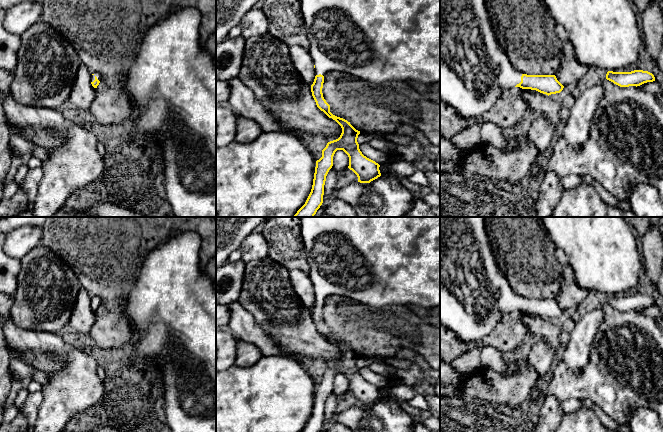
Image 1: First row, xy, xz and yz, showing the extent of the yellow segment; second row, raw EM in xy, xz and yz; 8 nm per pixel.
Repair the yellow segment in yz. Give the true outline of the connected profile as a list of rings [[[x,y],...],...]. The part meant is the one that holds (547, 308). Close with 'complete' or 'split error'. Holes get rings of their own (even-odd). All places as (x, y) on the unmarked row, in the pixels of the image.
[[[440,217],[440,226],[452,218],[463,219],[471,228],[480,263],[475,268],[465,265],[450,283],[440,281],[441,326],[453,331],[462,341],[478,343],[495,329],[504,316],[514,311],[536,314],[548,320],[563,314],[564,310],[555,299],[527,299],[514,293],[495,261],[485,229],[485,217]]]; split error

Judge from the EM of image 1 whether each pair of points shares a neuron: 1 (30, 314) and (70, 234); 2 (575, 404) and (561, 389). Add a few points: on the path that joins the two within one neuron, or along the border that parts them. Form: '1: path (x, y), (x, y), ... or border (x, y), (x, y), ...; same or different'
1: border (40, 243), (58, 255), (75, 274); different
2: border (580, 400), (565, 399), (561, 402); different

